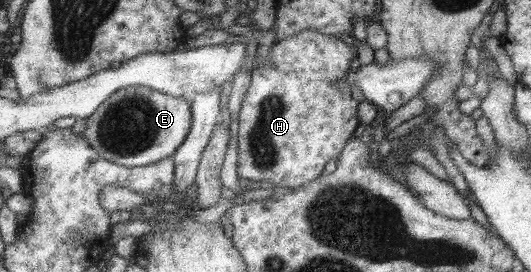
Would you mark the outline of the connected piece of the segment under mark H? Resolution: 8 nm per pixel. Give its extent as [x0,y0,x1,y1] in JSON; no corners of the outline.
[237,30,359,188]

